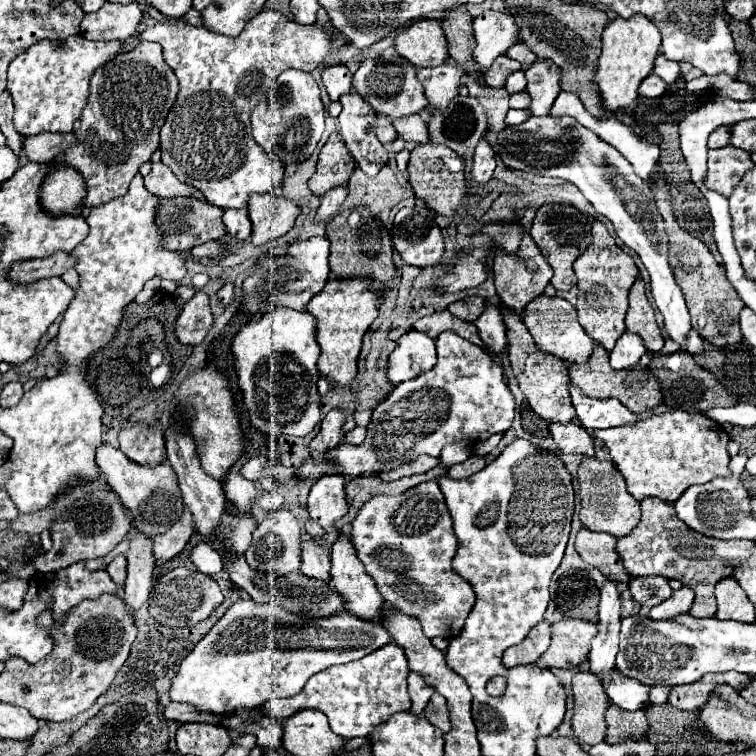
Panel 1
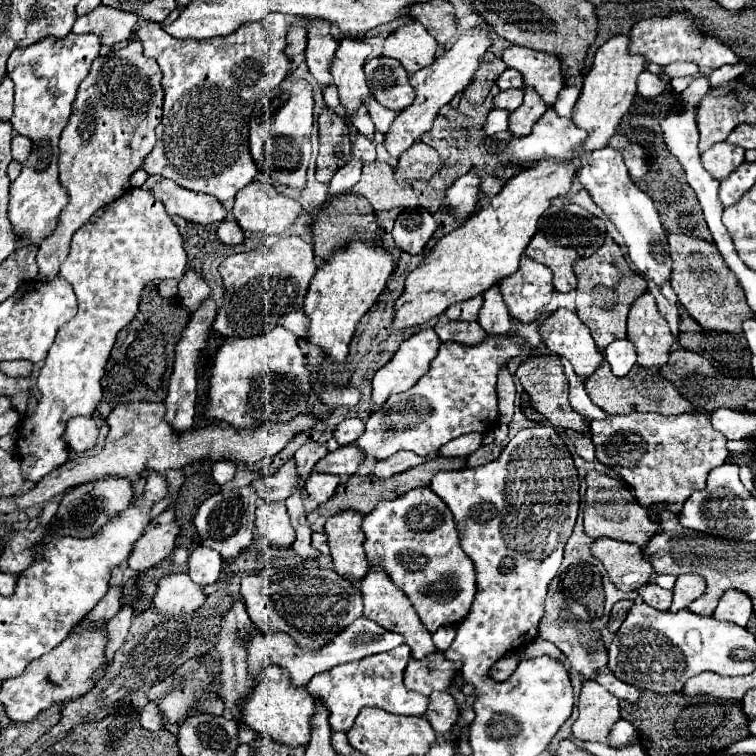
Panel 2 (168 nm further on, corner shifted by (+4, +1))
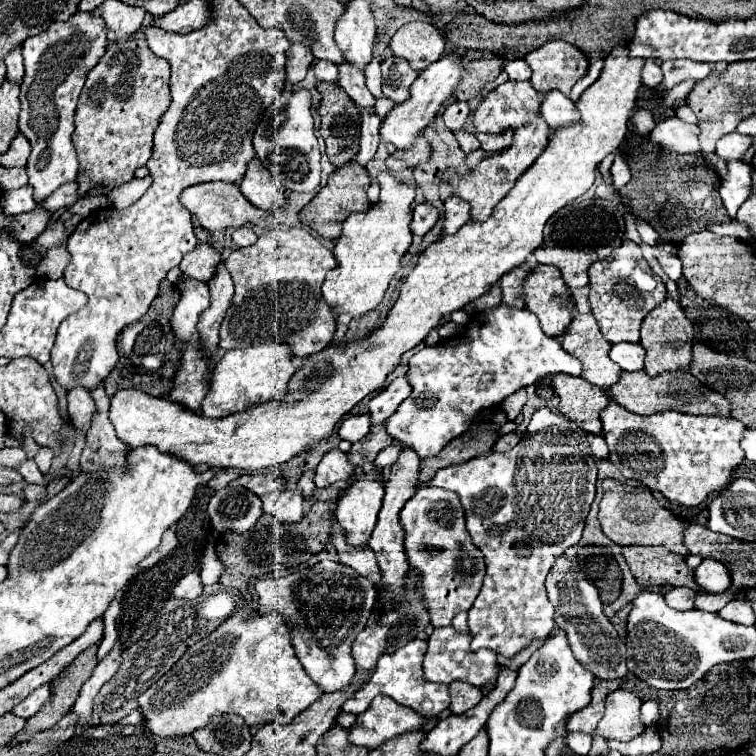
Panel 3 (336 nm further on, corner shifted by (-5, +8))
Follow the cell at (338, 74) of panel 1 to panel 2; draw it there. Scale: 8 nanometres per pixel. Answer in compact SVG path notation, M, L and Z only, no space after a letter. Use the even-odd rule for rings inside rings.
M304 18L306 22L306 62L310 68L310 74L322 84L332 84L330 74L330 62L334 58L334 52L338 48L338 40L330 34L330 22L328 20L314 20Z

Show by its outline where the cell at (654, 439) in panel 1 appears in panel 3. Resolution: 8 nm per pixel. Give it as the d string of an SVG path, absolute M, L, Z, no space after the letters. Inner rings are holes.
M611 401L601 411L601 423L609 445L609 461L625 479L637 479L651 491L659 491L669 501L687 507L695 507L709 493L721 491L729 483L731 471L745 457L739 447L745 425L733 417L687 415L679 411L637 415Z

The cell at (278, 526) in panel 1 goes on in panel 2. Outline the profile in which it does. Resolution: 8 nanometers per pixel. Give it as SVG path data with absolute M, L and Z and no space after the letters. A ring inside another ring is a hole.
M264 502L256 508L258 536L270 540L278 548L290 548L294 542L294 530L282 502Z

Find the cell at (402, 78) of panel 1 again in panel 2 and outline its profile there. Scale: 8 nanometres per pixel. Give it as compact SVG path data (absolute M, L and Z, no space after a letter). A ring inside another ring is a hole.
M380 56L380 58L372 58L366 62L366 80L368 80L368 86L370 86L370 92L372 96L386 108L390 110L396 110L396 112L402 112L406 106L410 106L414 102L414 88L410 86L408 82L408 72L402 68L400 62L396 62L394 58L386 58L386 56Z

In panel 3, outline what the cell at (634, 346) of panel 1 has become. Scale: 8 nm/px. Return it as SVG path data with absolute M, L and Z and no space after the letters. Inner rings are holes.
M615 343L609 357L623 371L637 371L637 369L643 369L645 349L641 347L641 343Z

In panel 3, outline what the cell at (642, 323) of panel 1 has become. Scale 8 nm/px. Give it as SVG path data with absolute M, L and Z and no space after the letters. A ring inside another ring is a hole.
M665 299L661 301L649 315L643 319L641 325L641 341L645 349L645 371L649 375L657 375L661 371L675 371L675 369L687 369L691 363L691 347L693 347L693 325L685 317L683 309L673 301Z

